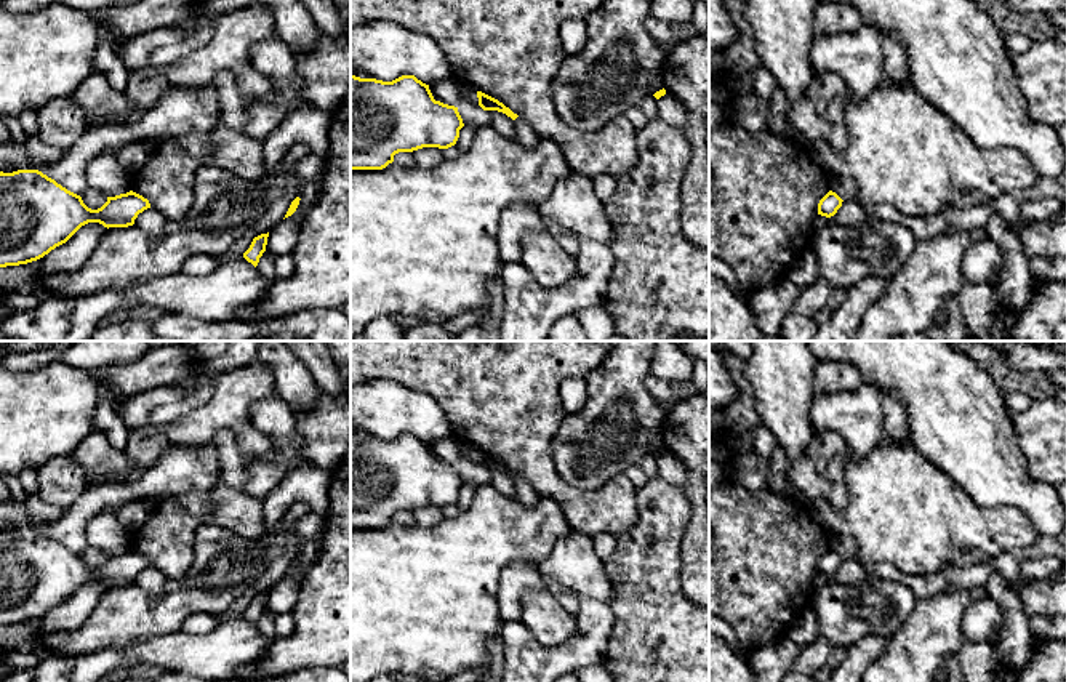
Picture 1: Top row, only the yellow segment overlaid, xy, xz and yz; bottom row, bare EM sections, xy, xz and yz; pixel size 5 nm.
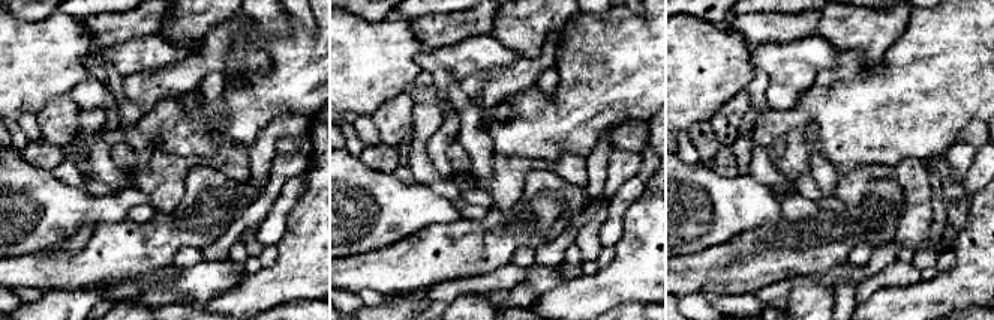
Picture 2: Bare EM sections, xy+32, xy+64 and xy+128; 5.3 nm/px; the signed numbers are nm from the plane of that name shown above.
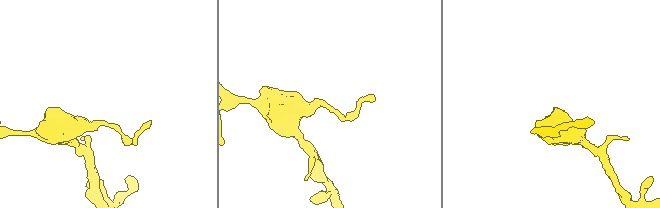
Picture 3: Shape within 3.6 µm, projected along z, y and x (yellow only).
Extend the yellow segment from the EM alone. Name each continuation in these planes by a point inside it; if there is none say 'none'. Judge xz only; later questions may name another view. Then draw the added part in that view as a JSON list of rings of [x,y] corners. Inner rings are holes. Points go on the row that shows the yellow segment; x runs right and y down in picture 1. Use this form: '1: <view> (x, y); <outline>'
none

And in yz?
none

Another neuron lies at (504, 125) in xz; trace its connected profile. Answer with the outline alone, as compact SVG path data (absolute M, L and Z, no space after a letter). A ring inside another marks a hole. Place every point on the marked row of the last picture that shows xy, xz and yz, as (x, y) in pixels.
M487 110L491 122L490 126L507 141L517 142L515 122L503 112Z

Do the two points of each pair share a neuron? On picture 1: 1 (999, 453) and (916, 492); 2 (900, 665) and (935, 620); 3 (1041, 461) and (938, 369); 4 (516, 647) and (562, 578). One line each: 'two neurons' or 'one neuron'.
1: two neurons
2: one neuron
3: two neurons
4: two neurons

